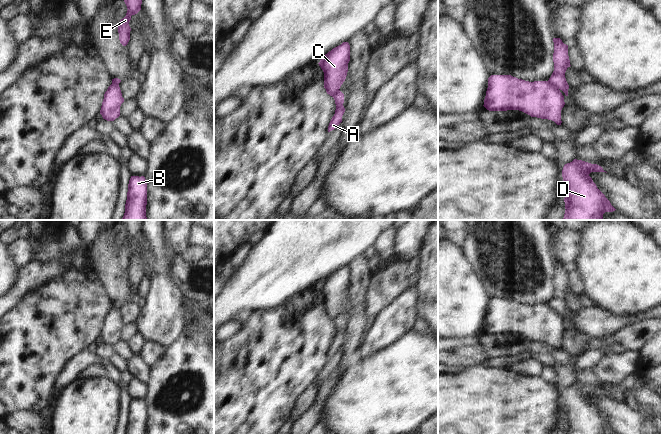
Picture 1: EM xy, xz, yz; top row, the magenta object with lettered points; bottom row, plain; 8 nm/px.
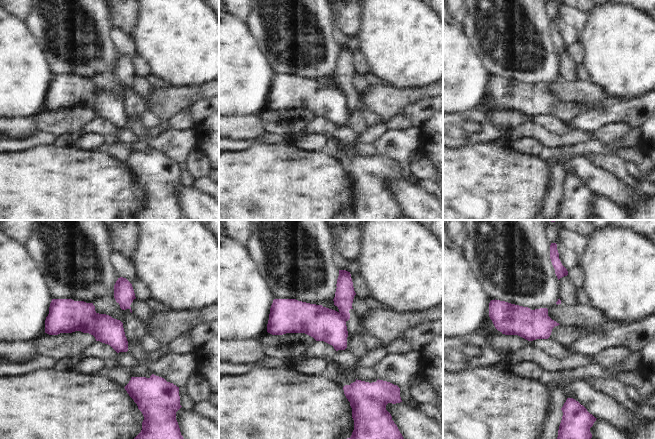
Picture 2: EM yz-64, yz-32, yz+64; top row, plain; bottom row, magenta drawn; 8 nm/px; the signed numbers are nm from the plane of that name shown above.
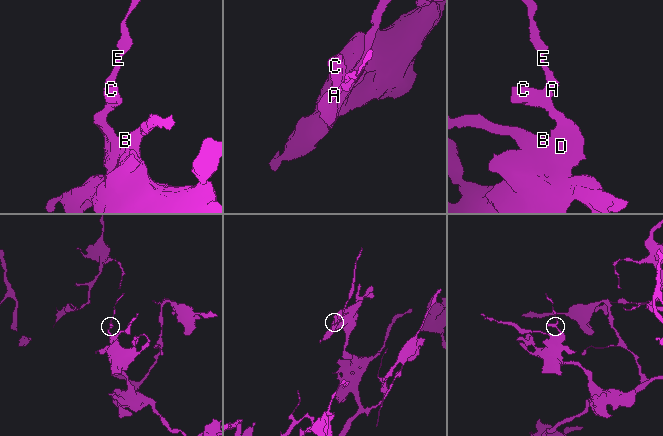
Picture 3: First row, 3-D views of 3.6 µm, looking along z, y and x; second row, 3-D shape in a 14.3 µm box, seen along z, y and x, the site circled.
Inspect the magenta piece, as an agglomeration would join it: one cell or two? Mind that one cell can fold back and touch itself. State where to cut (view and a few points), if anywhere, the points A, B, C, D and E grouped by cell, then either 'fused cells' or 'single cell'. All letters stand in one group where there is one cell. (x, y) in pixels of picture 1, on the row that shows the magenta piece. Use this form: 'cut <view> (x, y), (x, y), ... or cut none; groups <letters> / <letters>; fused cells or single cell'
cut yz (547, 81), (559, 88); groups A E / B C D; fused cells

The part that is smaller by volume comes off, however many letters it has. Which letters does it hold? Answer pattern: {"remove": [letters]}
{"remove": ["A", "E"]}

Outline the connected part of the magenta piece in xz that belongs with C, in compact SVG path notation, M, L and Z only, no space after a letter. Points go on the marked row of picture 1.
M343 42L325 54L318 63L324 72L324 88L334 98L336 108L344 103L344 94L339 89L346 79L349 61L350 45Z

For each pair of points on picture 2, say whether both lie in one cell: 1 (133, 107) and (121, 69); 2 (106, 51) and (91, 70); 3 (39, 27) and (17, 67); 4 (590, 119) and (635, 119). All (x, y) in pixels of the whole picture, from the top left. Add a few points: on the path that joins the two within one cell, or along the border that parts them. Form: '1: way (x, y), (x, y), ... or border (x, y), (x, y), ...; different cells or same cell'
1: way (132, 98), (125, 78); same cell
2: way (101, 56), (92, 65); same cell
3: border (24, 21), (27, 30), (34, 38), (45, 58); different cells
4: way (601, 117), (624, 116); same cell

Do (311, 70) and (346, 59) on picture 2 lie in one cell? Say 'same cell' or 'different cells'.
different cells

